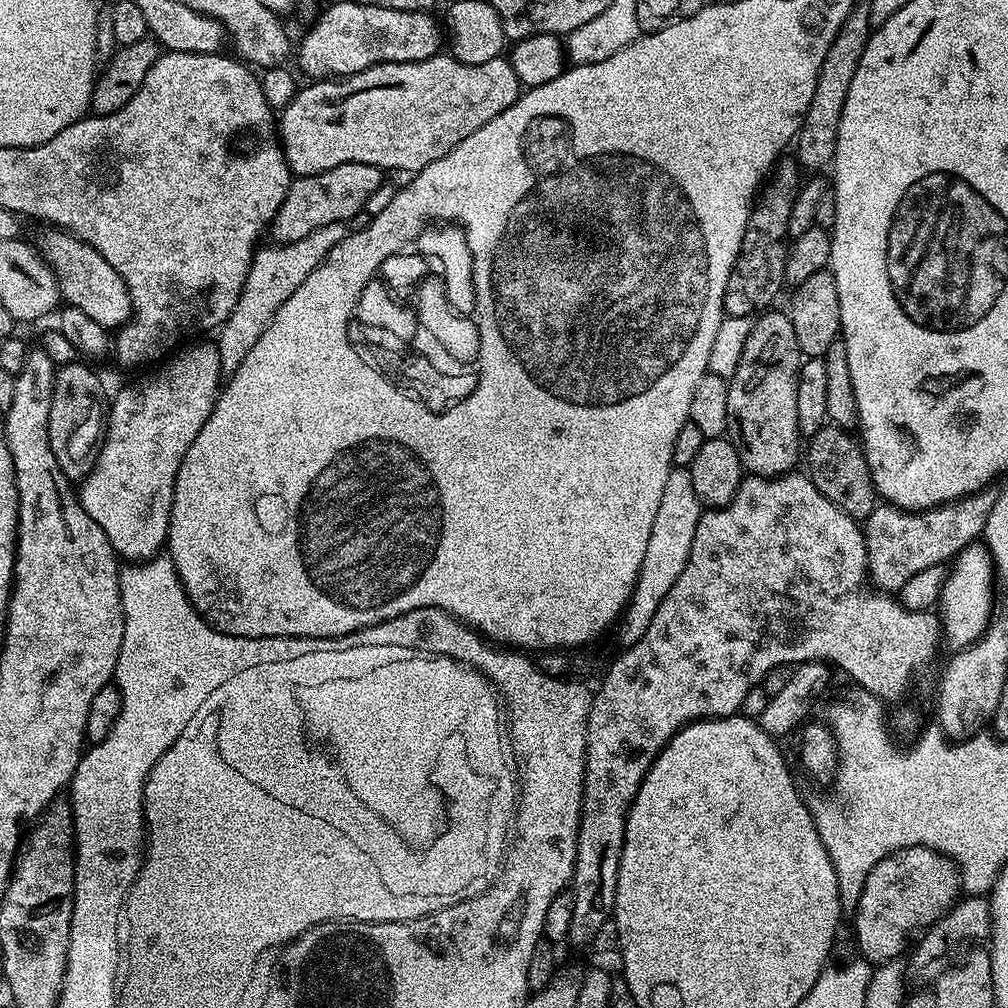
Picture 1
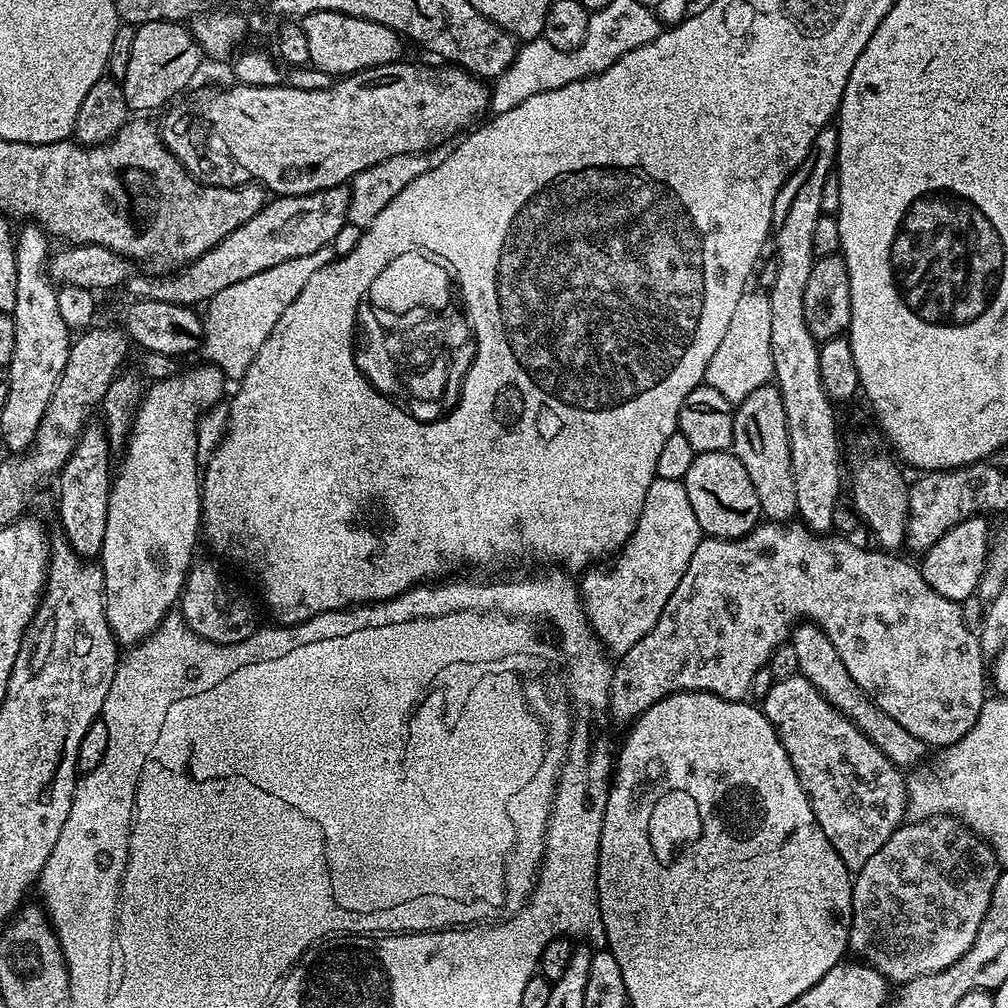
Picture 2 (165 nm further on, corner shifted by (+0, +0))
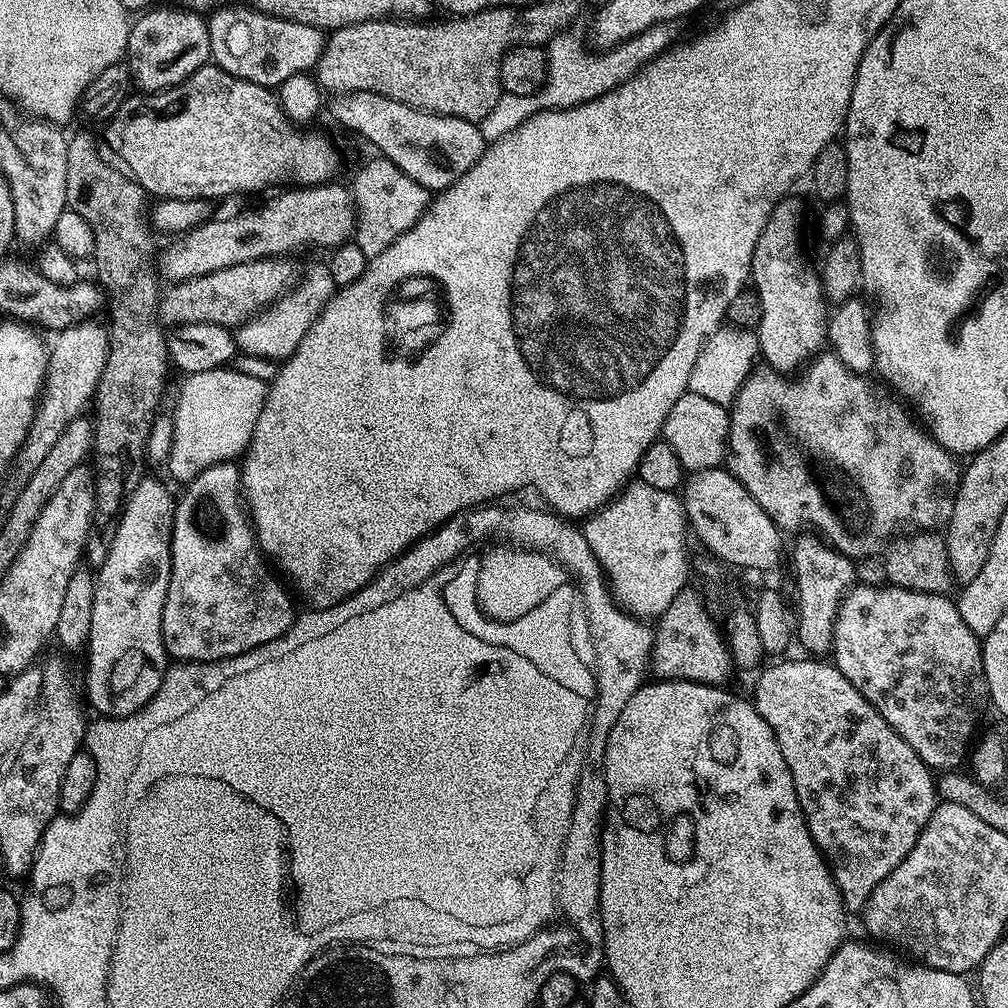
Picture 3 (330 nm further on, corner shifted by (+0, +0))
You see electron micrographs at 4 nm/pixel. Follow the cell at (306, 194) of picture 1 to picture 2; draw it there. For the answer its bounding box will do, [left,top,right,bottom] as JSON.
[126,186,349,305]

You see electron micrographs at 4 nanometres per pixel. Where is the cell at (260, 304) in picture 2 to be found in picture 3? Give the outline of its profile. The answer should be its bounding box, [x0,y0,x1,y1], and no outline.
[235,263,338,362]

